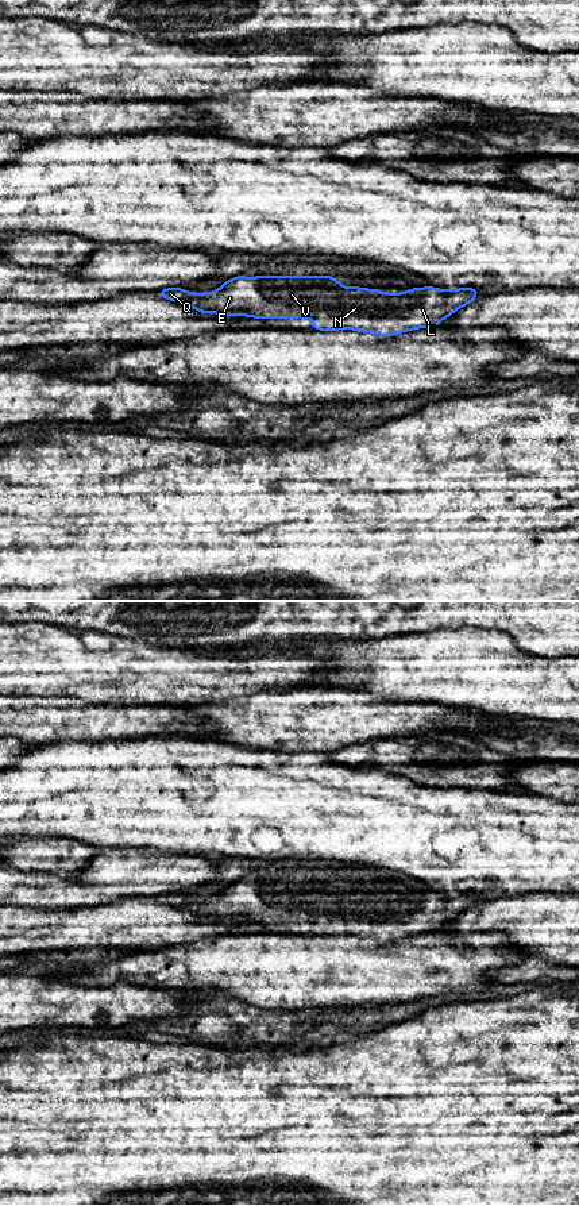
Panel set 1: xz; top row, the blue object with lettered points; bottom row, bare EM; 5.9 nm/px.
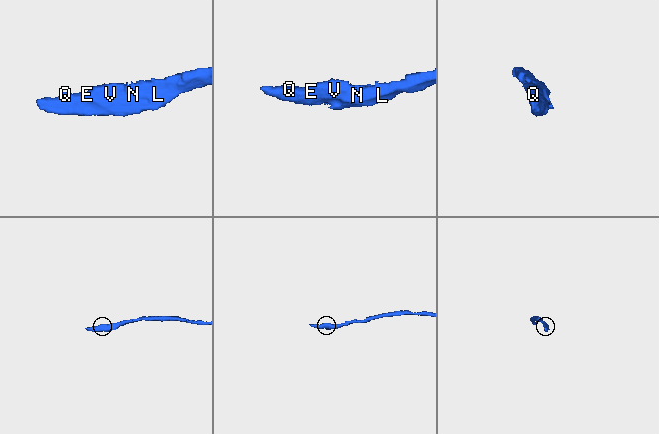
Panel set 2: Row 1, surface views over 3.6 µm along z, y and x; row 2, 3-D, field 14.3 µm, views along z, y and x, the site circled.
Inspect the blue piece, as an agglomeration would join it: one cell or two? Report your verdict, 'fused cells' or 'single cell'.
single cell

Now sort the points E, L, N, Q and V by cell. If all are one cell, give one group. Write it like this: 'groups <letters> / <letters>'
groups E L N Q V

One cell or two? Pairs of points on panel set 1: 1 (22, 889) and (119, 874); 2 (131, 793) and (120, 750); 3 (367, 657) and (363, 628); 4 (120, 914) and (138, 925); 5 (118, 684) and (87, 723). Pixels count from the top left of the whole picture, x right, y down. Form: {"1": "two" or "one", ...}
{"1": "one", "2": "two", "3": "two", "4": "one", "5": "two"}

